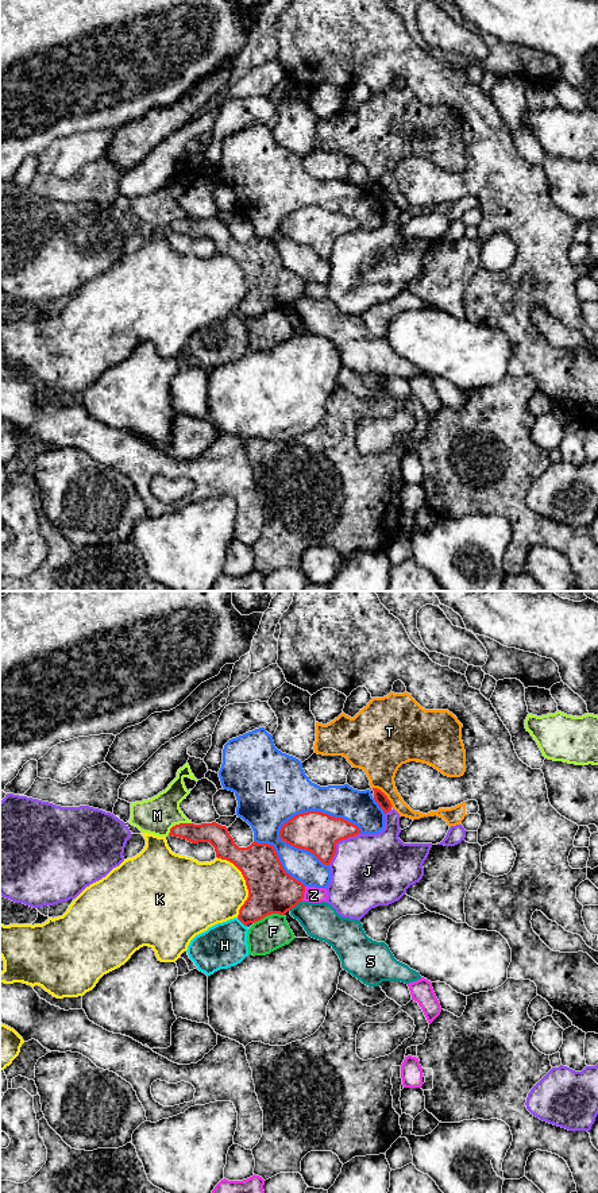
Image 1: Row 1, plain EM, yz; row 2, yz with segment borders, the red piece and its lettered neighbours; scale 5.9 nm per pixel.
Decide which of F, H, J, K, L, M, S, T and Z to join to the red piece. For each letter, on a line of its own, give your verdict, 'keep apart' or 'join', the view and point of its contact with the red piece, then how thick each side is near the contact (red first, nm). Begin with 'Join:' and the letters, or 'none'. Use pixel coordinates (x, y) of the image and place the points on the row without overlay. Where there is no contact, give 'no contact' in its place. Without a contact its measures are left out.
Join: none
F: keep apart | yz (269, 309) | 280/200 nm
H: keep apart | yz (242, 317) | 280/260 nm
J: keep apart | yz (338, 236) | 240/440 nm
K: keep apart | yz (246, 278) | 280/380 nm
L: keep apart | yz (316, 207) | 240/340 nm
M: keep apart | yz (177, 220) | 140/220 nm
S: keep apart | yz (294, 301) | 280/220 nm
T: keep apart | yz (385, 190) | 70/280 nm
Z: keep apart | yz (303, 289) | 280/100 nm

